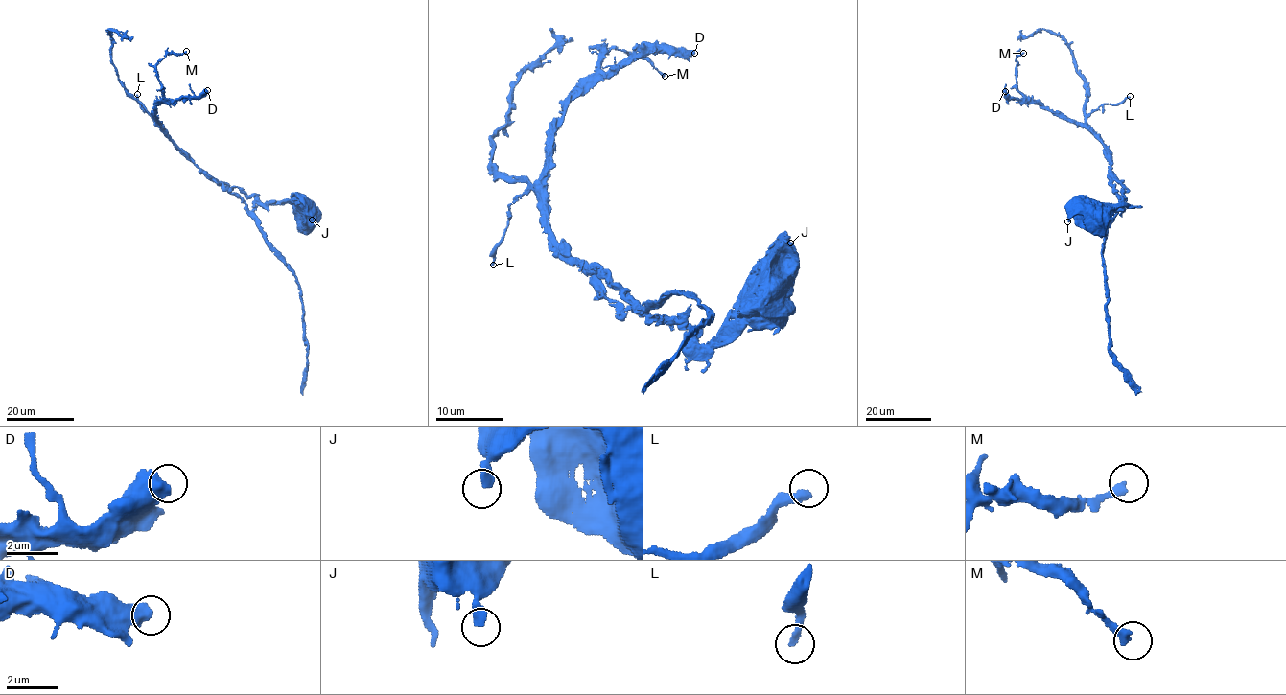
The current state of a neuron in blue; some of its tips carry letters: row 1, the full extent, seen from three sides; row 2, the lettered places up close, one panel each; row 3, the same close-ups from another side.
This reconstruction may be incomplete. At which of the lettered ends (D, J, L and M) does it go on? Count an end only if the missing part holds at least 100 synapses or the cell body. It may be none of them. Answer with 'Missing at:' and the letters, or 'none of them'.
Missing at: D

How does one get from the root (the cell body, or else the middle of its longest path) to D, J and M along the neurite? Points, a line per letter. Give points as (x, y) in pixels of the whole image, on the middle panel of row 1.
D: (767, 293), (699, 343), (669, 319), (619, 316), (549, 225), (562, 107), (642, 57), (694, 53)
J: (767, 293), (765, 287), (792, 259), (790, 243)
M: (767, 293), (699, 343), (669, 319), (619, 316), (549, 225), (552, 127), (602, 48), (645, 57), (665, 76)

